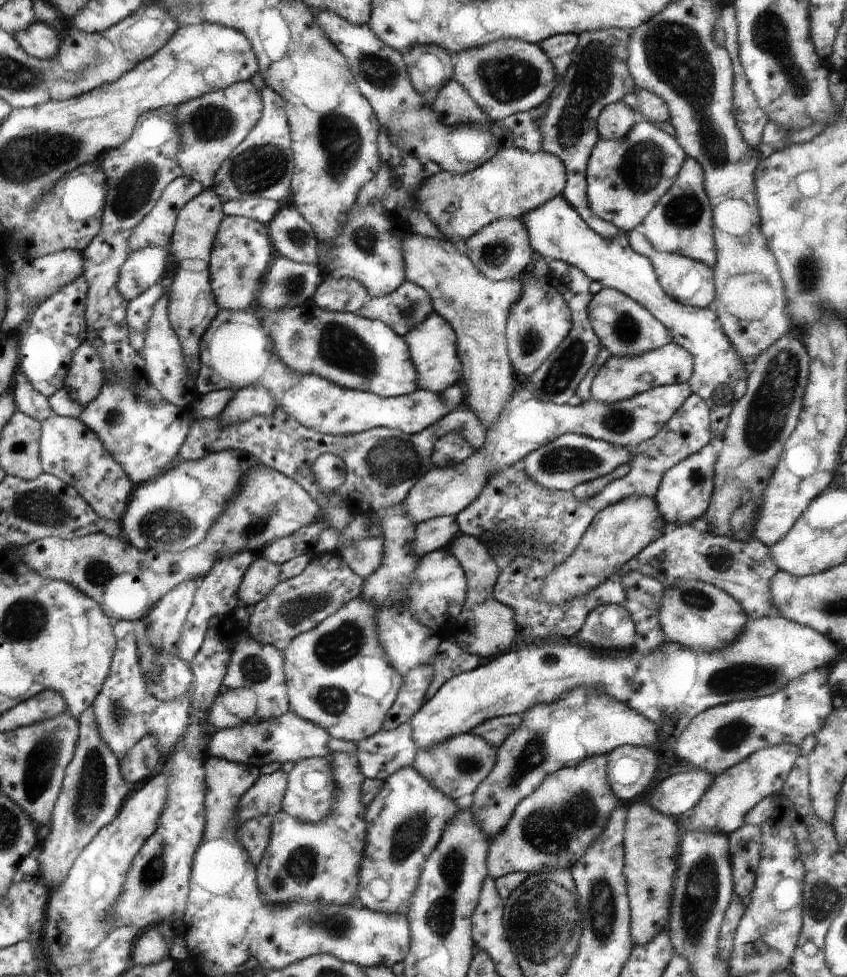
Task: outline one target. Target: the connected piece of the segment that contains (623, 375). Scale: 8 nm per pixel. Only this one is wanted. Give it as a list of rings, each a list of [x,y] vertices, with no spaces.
[[[670,341],[660,349],[638,357],[611,356],[600,367],[591,384],[590,399],[600,402],[615,403],[632,398],[637,394],[660,385],[688,383],[693,373],[692,355],[679,344]]]

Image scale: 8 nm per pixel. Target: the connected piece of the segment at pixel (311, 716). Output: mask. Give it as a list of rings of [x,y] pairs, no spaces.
[[[356,597],[331,617],[307,633],[299,634],[284,651],[286,655],[288,698],[291,711],[300,718],[323,727],[331,738],[352,740],[355,744],[372,737],[383,728],[387,712],[397,699],[404,676],[388,662],[386,652],[376,636],[378,612],[382,607]]]

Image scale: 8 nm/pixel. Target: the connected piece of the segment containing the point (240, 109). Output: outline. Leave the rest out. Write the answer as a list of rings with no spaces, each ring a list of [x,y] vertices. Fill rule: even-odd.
[[[239,82],[225,89],[214,89],[178,105],[175,110],[175,118],[179,120],[182,135],[178,158],[180,166],[183,167],[184,175],[196,179],[204,189],[210,189],[223,162],[258,125],[263,114],[262,89],[254,82]]]

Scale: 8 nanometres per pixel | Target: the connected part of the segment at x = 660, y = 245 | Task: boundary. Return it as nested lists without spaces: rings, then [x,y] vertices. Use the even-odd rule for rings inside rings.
[[[687,156],[676,175],[675,184],[648,212],[642,223],[646,240],[656,250],[687,255],[698,262],[707,263],[712,268],[718,260],[718,252],[714,252],[713,216],[706,196],[705,180],[703,167],[696,159]]]

